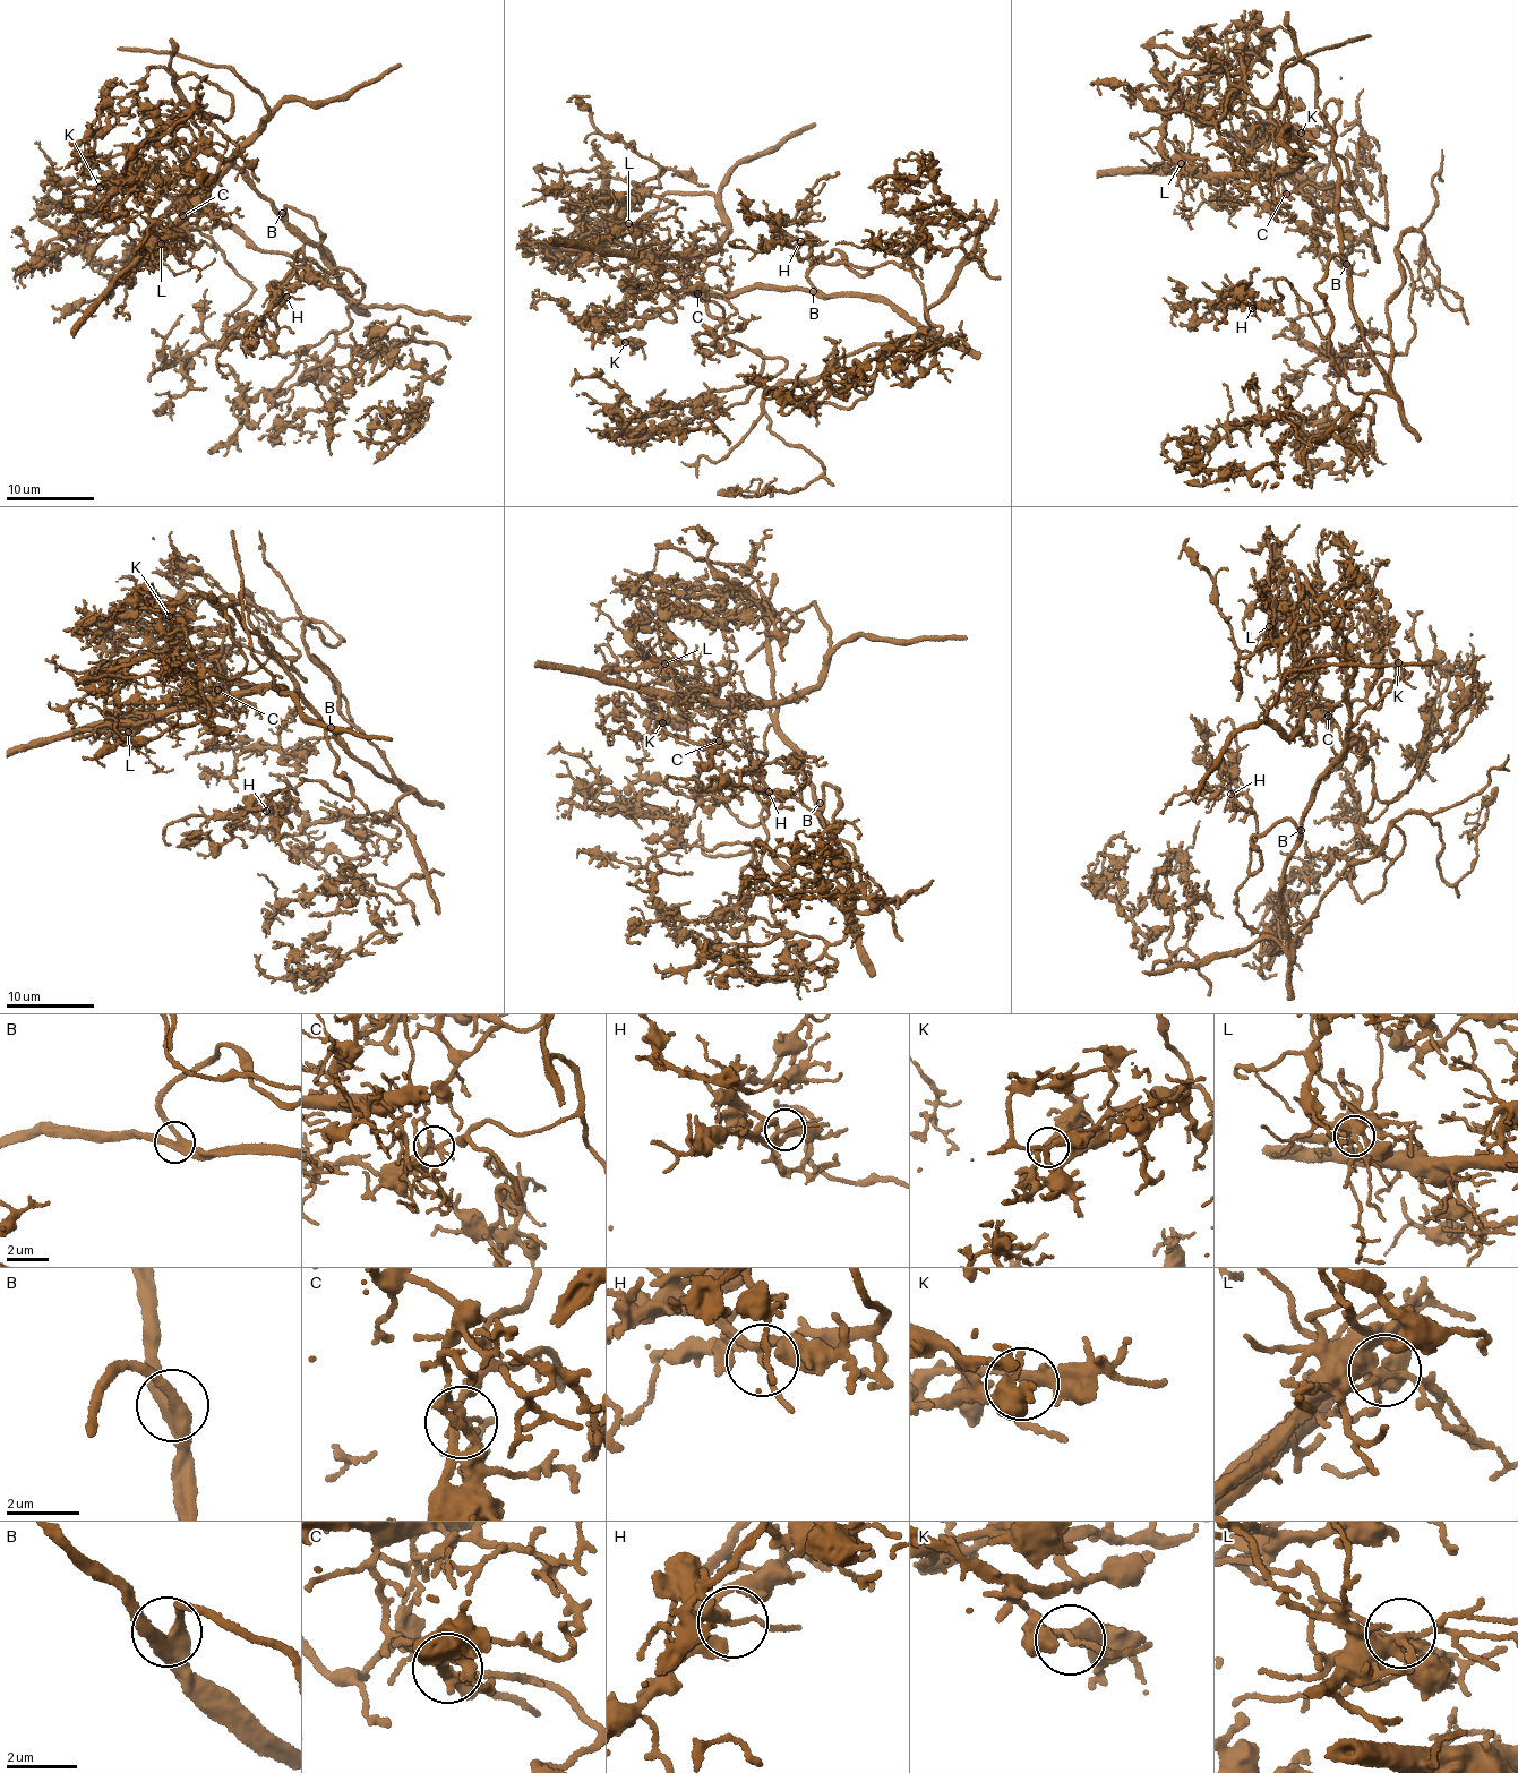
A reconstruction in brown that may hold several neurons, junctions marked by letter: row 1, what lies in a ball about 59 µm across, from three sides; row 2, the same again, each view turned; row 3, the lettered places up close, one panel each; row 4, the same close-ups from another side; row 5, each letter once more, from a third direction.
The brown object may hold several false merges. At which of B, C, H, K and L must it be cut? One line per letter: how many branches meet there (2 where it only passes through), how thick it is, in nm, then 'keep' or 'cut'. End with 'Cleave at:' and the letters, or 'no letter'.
B: 3 | 360 nm | keep
C: 4 | 260 nm | cut
H: 5 | 200 nm | keep
K: 4 | 260 nm | keep
L: 4 | 320 nm | keep
Cleave at: C

